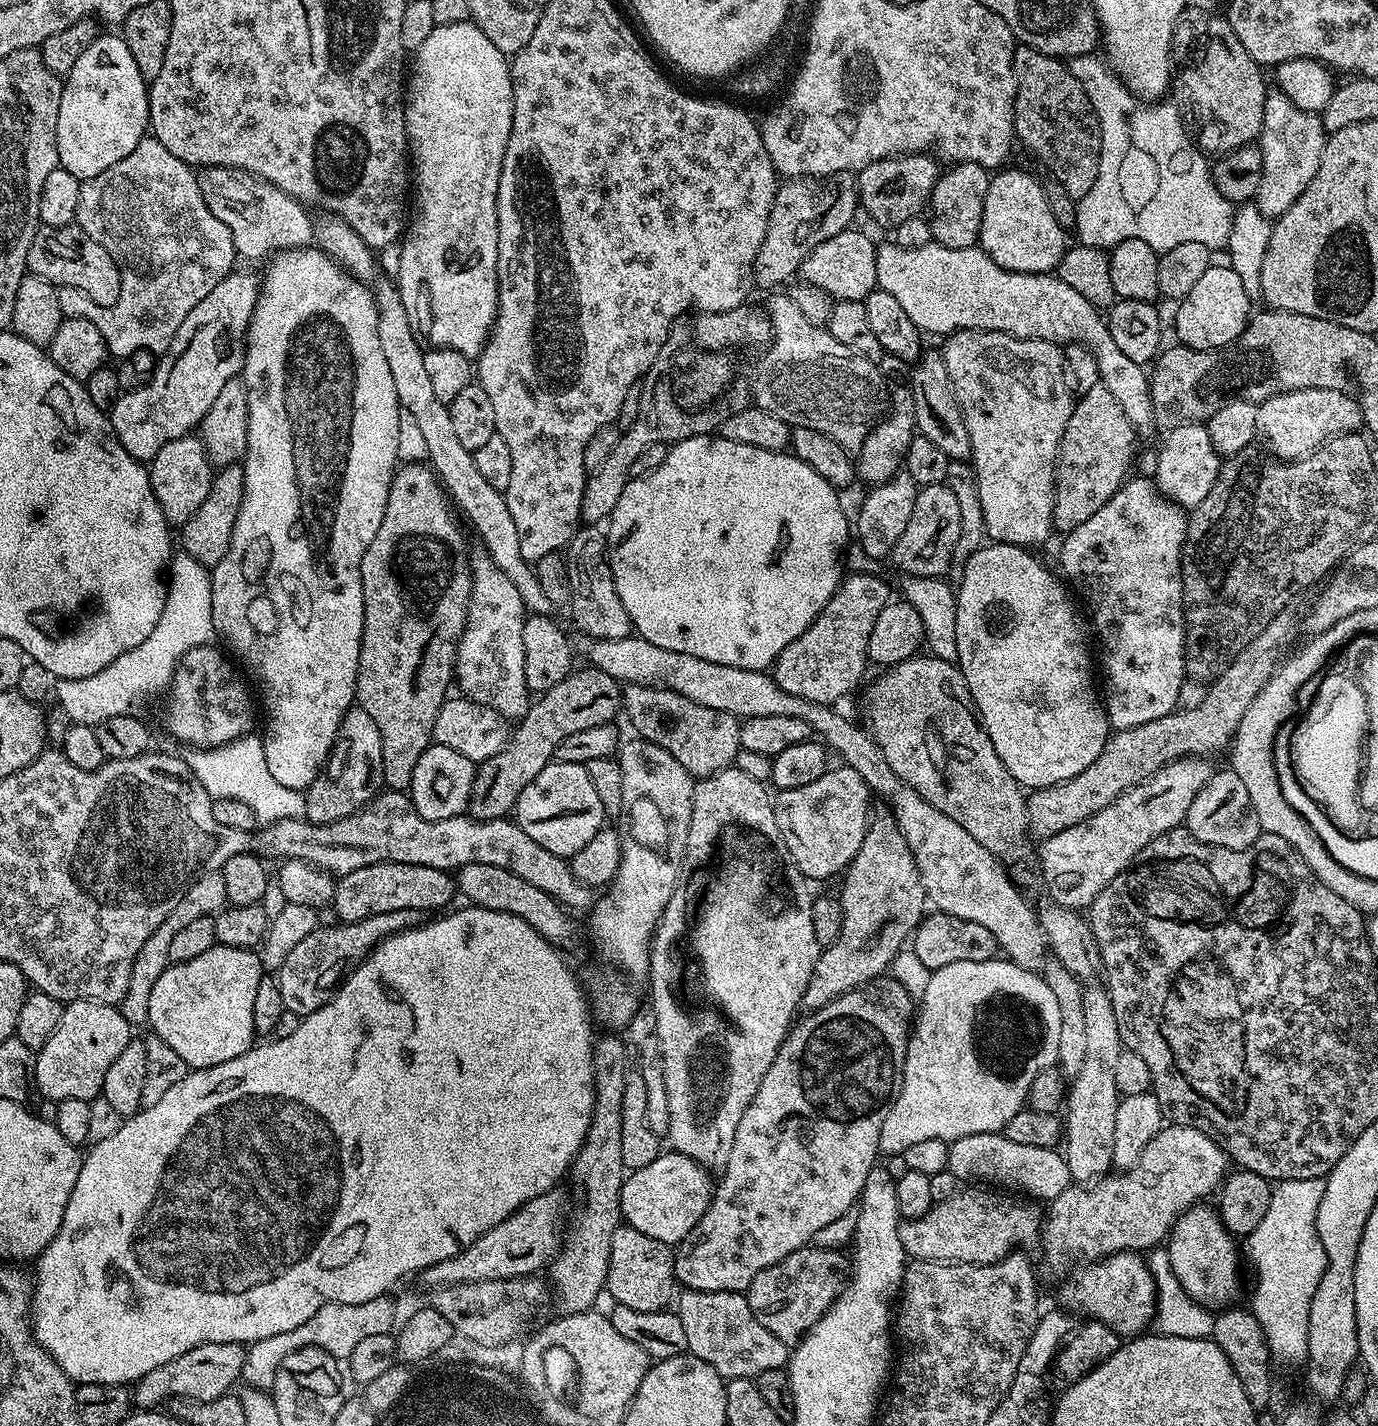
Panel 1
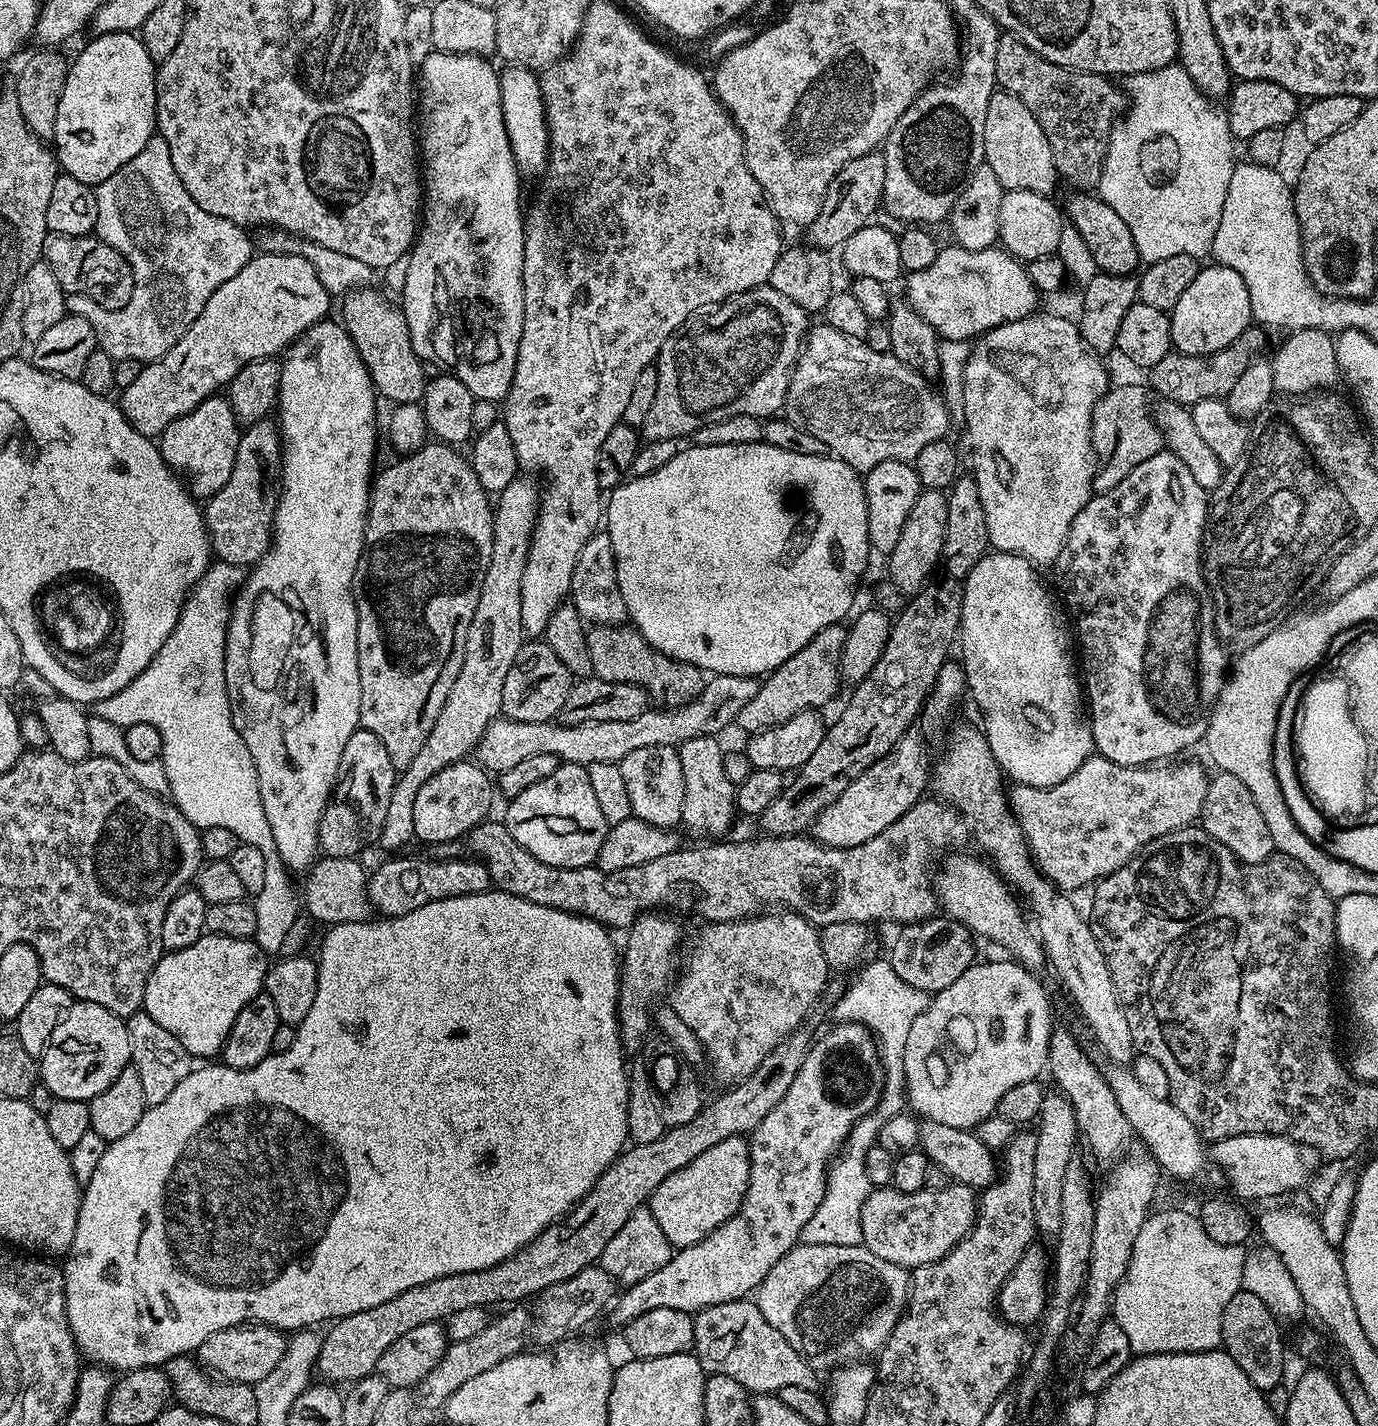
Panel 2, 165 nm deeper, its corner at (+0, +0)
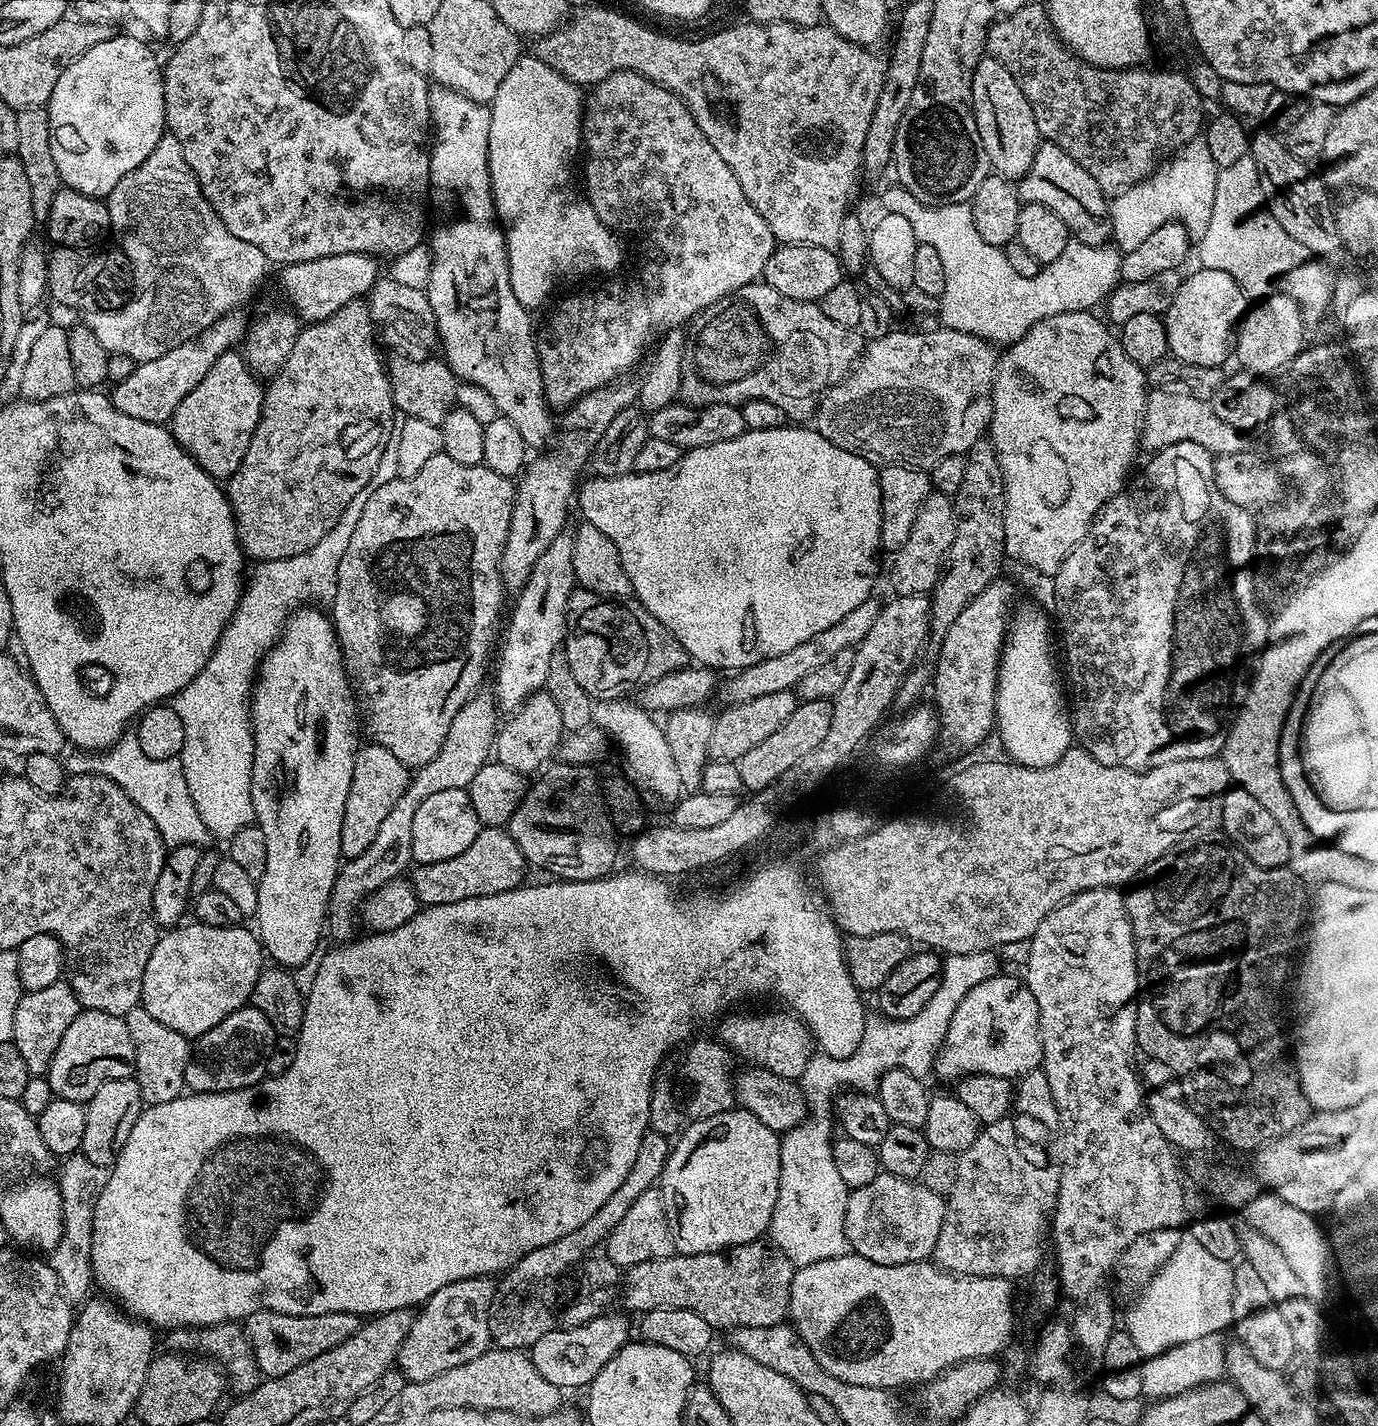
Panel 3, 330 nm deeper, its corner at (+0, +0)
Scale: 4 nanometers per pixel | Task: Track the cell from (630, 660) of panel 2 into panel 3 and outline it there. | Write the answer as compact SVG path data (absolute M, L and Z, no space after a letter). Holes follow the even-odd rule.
M573 591L568 599L568 631L564 638L562 651L570 662L570 671L574 674L574 682L582 686L589 696L593 698L604 698L609 694L616 694L619 688L628 688L631 684L643 686L651 680L662 678L666 674L676 672L680 668L689 667L690 657L686 649L646 610L641 606L639 600L629 598L626 600L601 600L593 592ZM584 600L592 604L584 608ZM608 692L608 693L607 693ZM600 696L600 697L599 697Z

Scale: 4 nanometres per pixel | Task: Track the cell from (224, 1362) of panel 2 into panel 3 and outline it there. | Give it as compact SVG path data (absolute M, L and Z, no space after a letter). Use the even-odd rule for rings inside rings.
M255 1312L243 1321L242 1327L248 1333L248 1341L254 1350L254 1358L261 1373L271 1378L290 1374L290 1370L310 1362L310 1358L318 1358L318 1354L326 1354L326 1350L334 1350L338 1342L346 1342L350 1334L357 1332L361 1323L361 1317L349 1312L327 1312L313 1316Z

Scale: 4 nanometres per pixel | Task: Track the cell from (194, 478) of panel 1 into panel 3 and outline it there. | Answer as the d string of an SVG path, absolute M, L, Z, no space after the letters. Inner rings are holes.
M233 350L222 354L218 362L210 366L206 378L178 402L170 421L172 437L217 482L227 481L242 466L246 449L260 421L264 405L265 385L246 366L243 355Z

